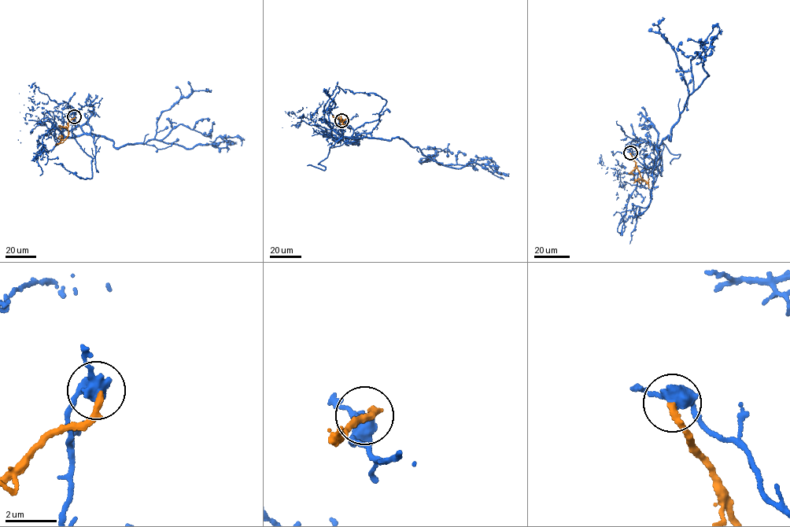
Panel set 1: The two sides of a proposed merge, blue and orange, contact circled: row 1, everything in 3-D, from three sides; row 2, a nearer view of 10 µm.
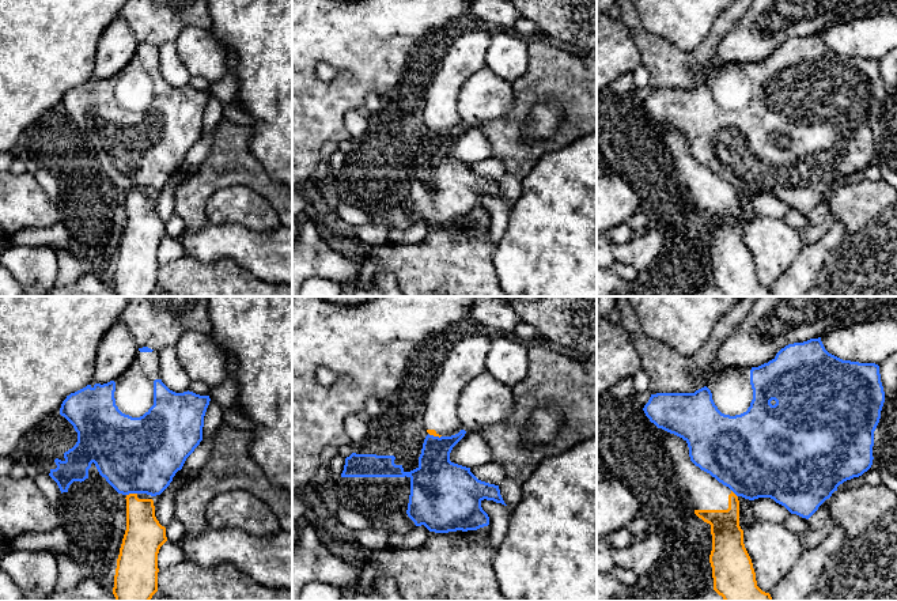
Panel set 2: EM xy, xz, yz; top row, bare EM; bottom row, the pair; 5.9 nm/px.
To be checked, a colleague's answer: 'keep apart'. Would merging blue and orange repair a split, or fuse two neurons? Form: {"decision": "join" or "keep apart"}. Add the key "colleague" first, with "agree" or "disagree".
{"colleague": "agree", "decision": "keep apart"}

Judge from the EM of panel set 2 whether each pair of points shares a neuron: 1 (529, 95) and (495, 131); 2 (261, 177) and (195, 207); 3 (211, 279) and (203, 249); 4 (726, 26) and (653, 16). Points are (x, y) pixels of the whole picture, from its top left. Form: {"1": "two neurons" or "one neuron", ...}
{"1": "one neuron", "2": "one neuron", "3": "two neurons", "4": "two neurons"}

